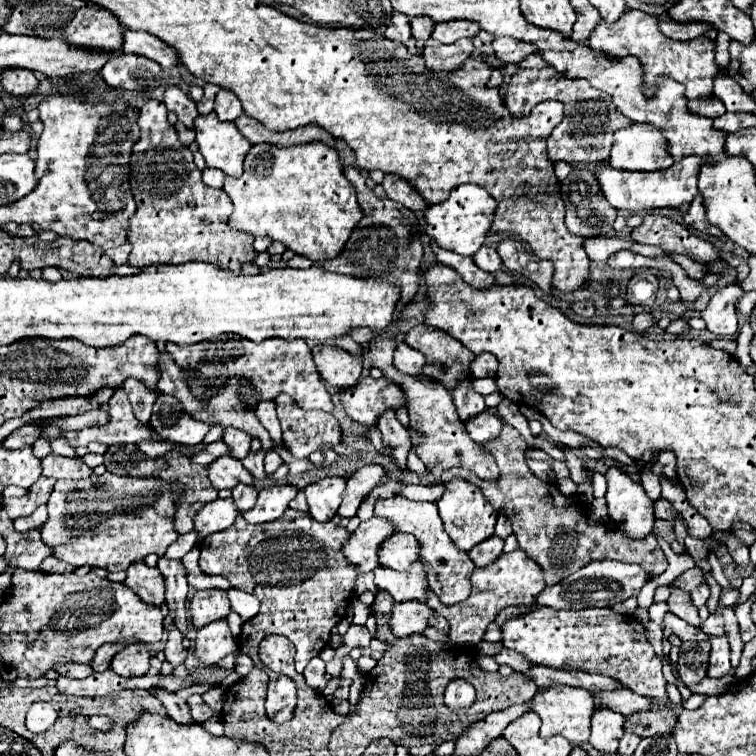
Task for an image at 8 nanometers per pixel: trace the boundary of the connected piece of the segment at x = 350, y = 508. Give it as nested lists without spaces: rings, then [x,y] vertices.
[[[366,465],[358,469],[346,485],[346,491],[342,495],[342,503],[338,507],[338,515],[352,519],[360,507],[360,501],[368,497],[368,493],[386,477],[382,465]]]

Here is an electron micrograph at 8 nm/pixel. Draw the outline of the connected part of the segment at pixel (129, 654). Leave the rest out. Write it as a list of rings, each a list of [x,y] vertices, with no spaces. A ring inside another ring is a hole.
[[[142,643],[126,645],[122,651],[114,655],[110,669],[120,677],[146,675],[146,671],[150,669],[150,653]]]

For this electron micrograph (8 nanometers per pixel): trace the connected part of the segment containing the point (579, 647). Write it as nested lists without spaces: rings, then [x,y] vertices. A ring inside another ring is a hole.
[[[536,605],[528,615],[508,619],[502,625],[502,645],[522,653],[532,665],[546,665],[554,669],[578,669],[588,673],[602,673],[620,681],[630,691],[656,701],[652,713],[632,715],[624,721],[624,731],[642,739],[654,735],[672,735],[678,715],[672,713],[666,693],[666,679],[662,675],[662,661],[646,639],[646,629],[630,615],[614,613],[612,609],[586,607],[580,611],[558,611],[552,607]],[[642,717],[642,721],[640,721]]]

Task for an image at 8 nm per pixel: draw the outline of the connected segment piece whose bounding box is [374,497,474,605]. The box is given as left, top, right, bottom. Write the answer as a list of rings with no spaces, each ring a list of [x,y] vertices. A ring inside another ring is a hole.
[[[388,497],[388,499],[376,501],[374,515],[392,521],[392,527],[396,531],[412,533],[416,537],[416,541],[420,541],[420,561],[424,563],[428,587],[440,597],[440,601],[444,605],[454,605],[454,603],[468,599],[470,575],[474,571],[474,565],[472,565],[468,553],[456,549],[456,545],[444,531],[444,525],[438,517],[438,507],[434,503],[418,503],[418,501],[410,501],[406,497]]]

